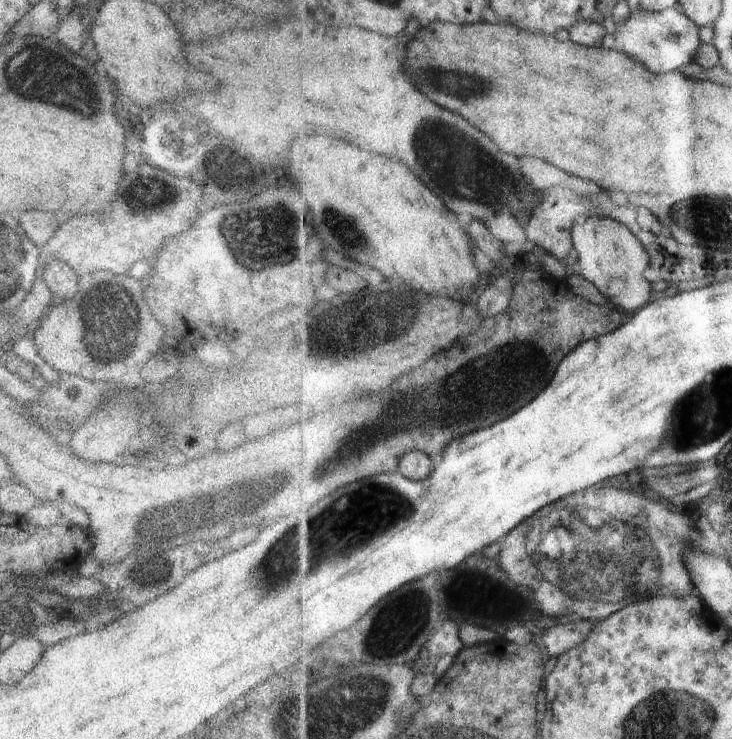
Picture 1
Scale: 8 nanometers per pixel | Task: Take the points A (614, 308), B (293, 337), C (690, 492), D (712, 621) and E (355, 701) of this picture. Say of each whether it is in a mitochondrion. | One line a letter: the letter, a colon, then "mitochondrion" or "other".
A: other
B: other
C: other
D: other
E: mitochondrion

